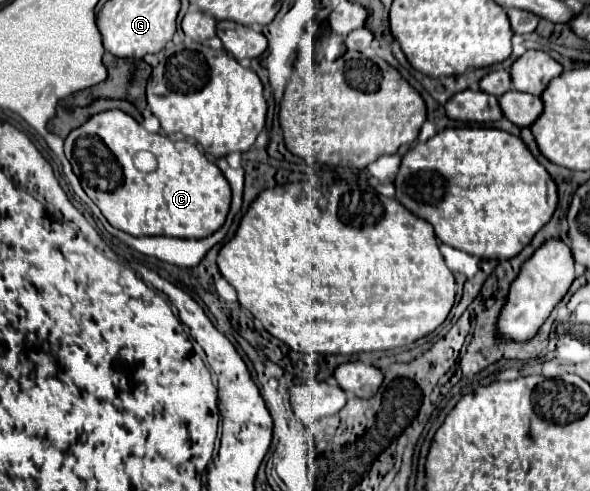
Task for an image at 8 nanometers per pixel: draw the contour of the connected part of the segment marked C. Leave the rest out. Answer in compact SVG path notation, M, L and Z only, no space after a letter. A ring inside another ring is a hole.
M119 109L97 113L91 119L87 119L81 127L73 129L65 139L65 157L69 159L73 173L79 177L83 191L101 209L103 217L115 229L121 229L129 235L167 235L183 239L201 239L215 233L229 213L231 189L215 163L207 161L207 157L189 141L173 141L167 135L147 133L131 115ZM137 151L155 153L157 169L151 173L141 173L133 165L133 153Z

